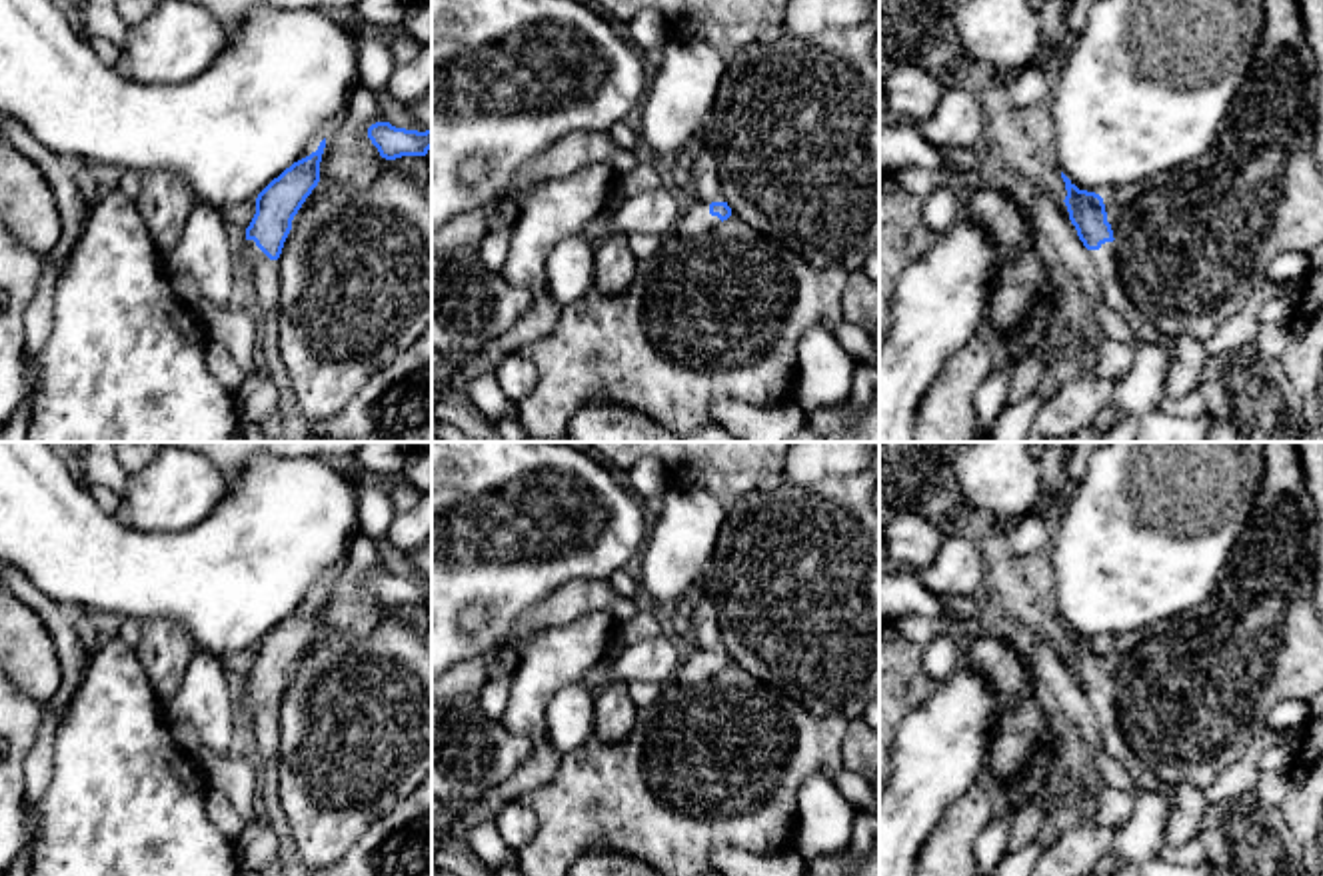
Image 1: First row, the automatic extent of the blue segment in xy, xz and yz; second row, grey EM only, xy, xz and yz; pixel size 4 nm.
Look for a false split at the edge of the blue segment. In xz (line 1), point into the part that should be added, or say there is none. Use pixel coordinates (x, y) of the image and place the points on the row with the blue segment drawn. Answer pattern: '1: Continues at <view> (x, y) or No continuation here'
1: Continues at xz (698, 218)

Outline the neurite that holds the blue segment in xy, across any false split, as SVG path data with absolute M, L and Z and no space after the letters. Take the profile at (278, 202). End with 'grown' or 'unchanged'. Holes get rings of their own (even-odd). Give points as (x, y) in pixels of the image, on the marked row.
M326 138L316 152L294 162L258 194L256 214L246 228L242 250L244 276L252 278L248 288L254 288L254 274L262 262L278 264L294 216L320 182L324 148Z | grown

